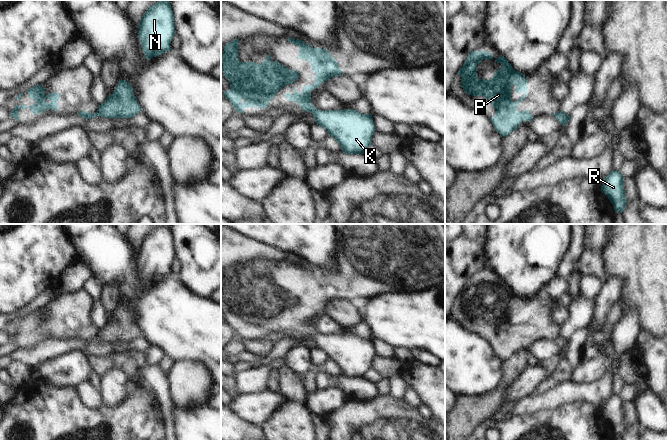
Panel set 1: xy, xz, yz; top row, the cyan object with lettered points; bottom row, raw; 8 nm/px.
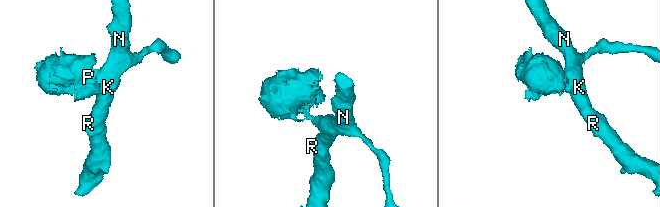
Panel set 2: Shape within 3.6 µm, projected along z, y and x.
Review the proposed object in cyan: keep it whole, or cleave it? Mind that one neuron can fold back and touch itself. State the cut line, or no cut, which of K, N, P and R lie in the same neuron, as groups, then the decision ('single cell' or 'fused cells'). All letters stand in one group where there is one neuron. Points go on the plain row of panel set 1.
cut in xy along (95, 337), (91, 341); K N R / P; fused cells

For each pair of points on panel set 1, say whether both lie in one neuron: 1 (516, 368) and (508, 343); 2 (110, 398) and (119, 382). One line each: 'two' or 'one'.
1: two
2: one

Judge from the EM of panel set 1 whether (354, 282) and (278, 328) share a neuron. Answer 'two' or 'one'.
one

